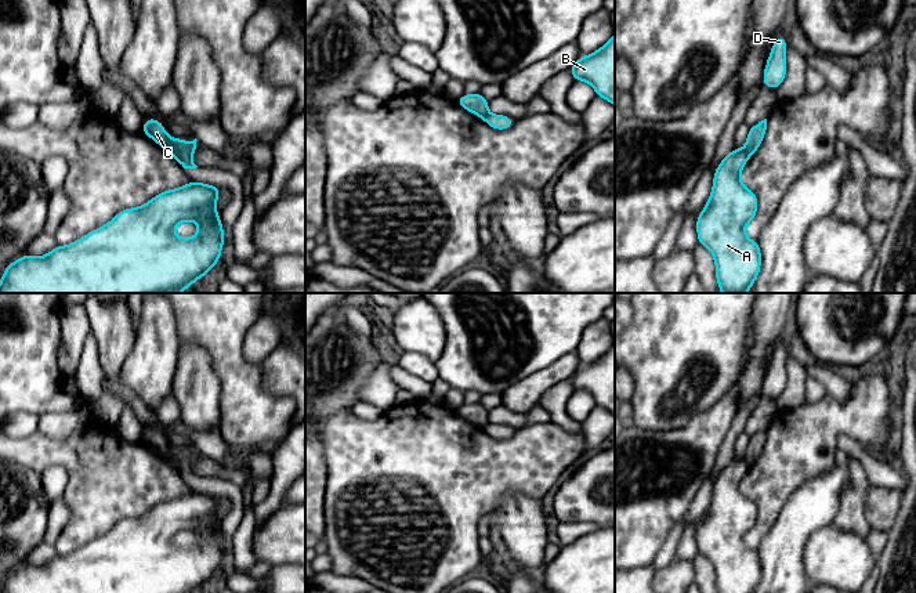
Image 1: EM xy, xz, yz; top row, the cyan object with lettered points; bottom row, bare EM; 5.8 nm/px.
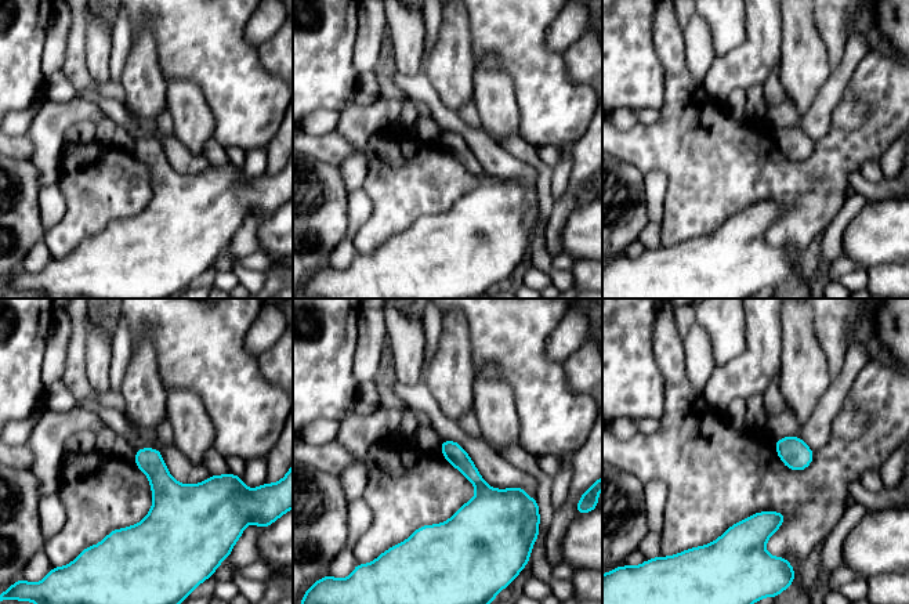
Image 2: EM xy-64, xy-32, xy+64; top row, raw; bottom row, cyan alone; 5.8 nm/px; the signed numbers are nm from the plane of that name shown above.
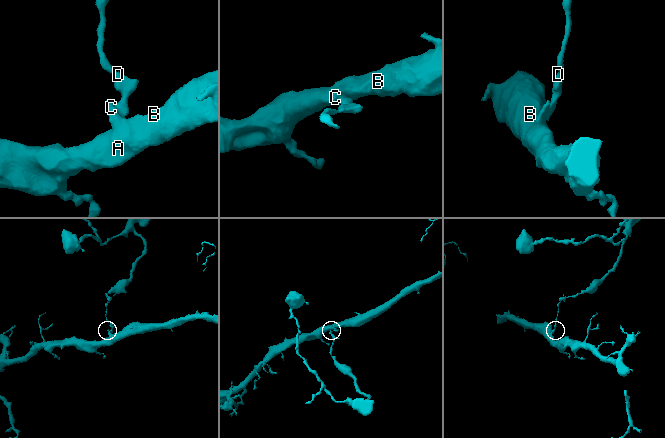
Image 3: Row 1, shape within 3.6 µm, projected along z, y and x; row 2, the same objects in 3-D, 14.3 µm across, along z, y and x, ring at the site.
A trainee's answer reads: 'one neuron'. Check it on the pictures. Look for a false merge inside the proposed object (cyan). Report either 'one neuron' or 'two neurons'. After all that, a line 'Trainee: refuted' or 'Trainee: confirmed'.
two neurons
Trainee: refuted

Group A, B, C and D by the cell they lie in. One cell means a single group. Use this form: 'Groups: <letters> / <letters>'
Groups: A B C / D

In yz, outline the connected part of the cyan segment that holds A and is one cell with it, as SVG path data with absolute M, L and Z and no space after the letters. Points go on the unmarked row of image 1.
M732 458L720 471L712 503L696 527L698 553L714 567L717 593L754 593L761 578L760 556L745 543L758 516L757 505L741 491L747 469L745 459Z

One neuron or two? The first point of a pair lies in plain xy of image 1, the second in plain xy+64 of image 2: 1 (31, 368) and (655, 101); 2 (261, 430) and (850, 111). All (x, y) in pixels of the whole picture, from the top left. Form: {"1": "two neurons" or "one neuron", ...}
{"1": "one neuron", "2": "one neuron"}

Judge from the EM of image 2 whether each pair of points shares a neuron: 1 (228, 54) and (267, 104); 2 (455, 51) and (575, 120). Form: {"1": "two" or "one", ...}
{"1": "one", "2": "two"}

